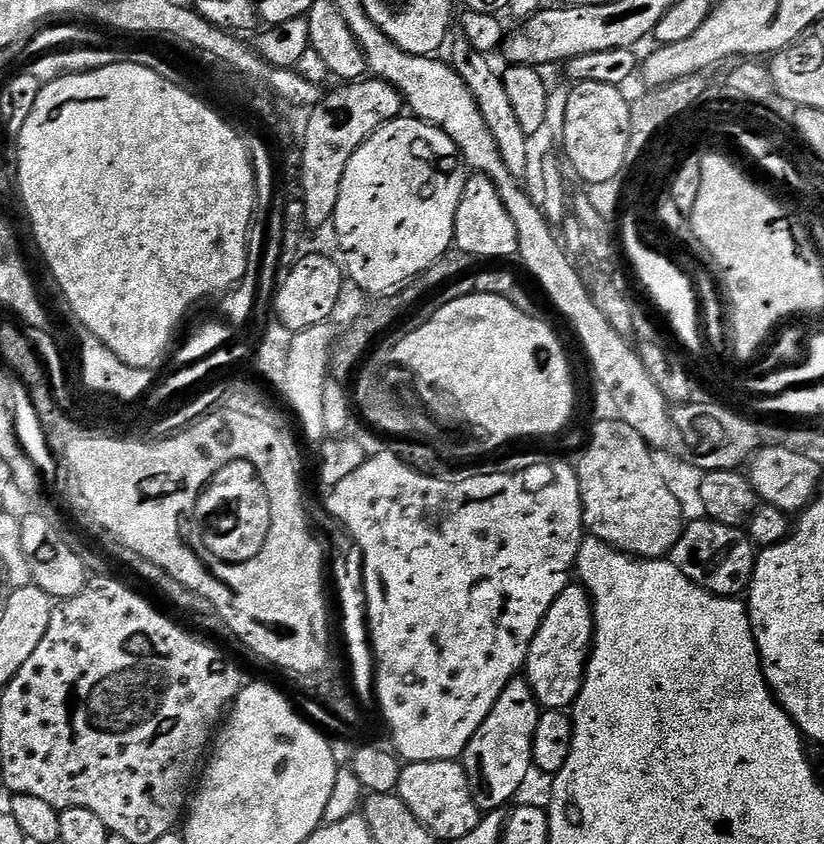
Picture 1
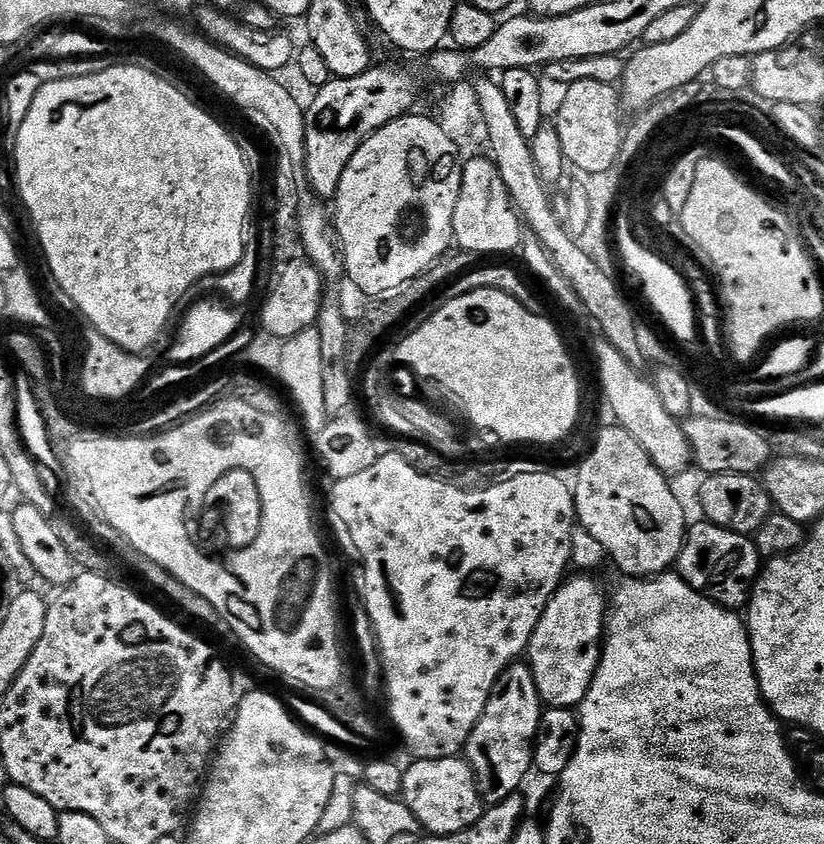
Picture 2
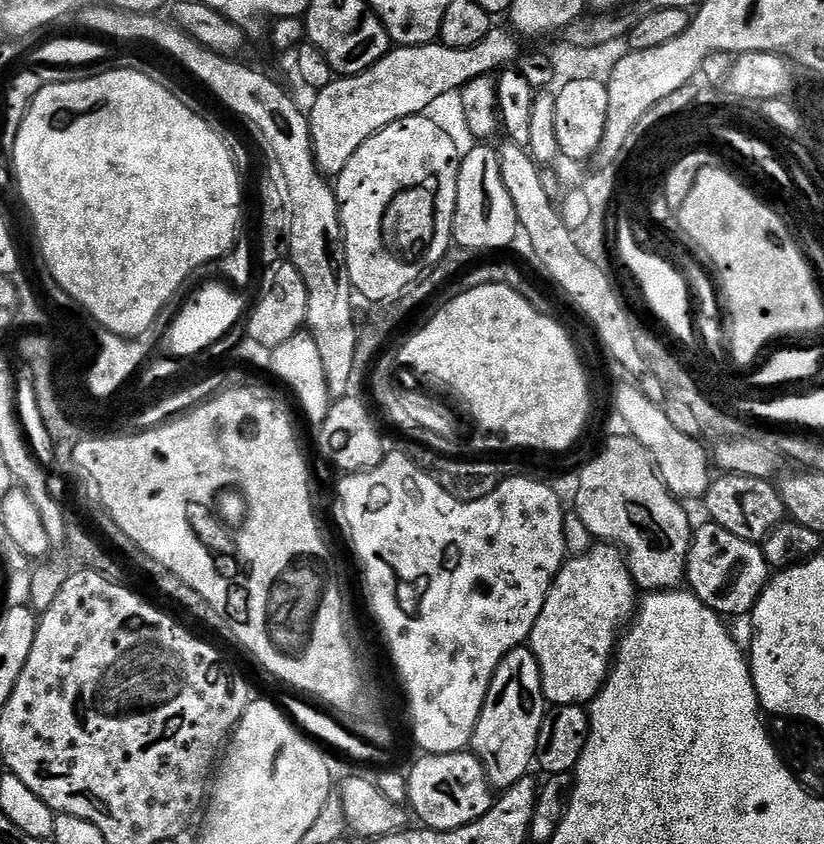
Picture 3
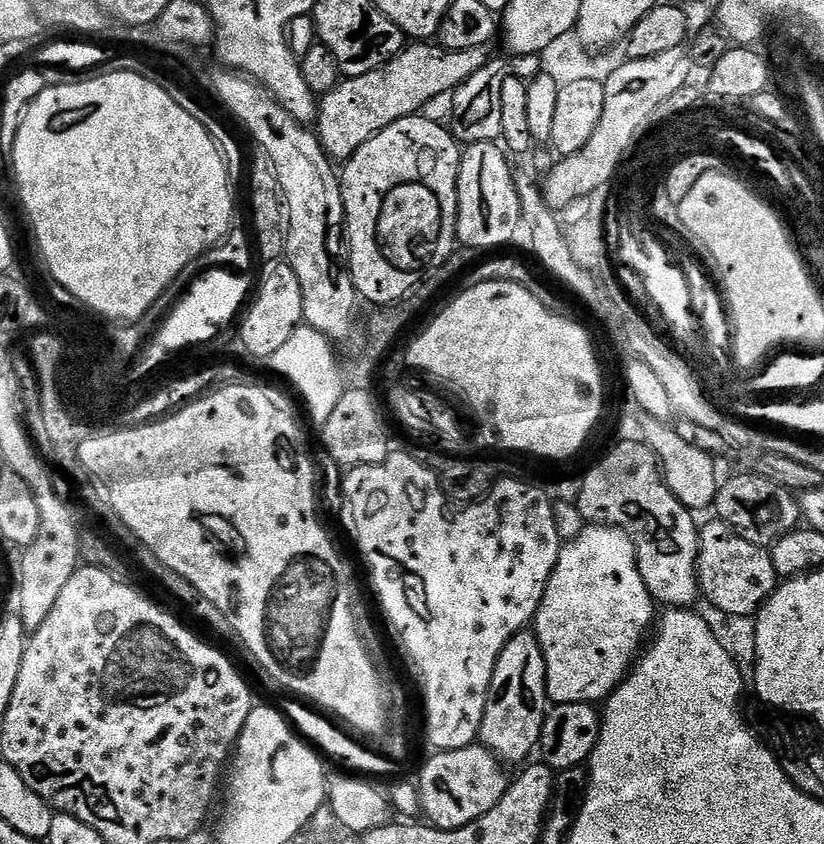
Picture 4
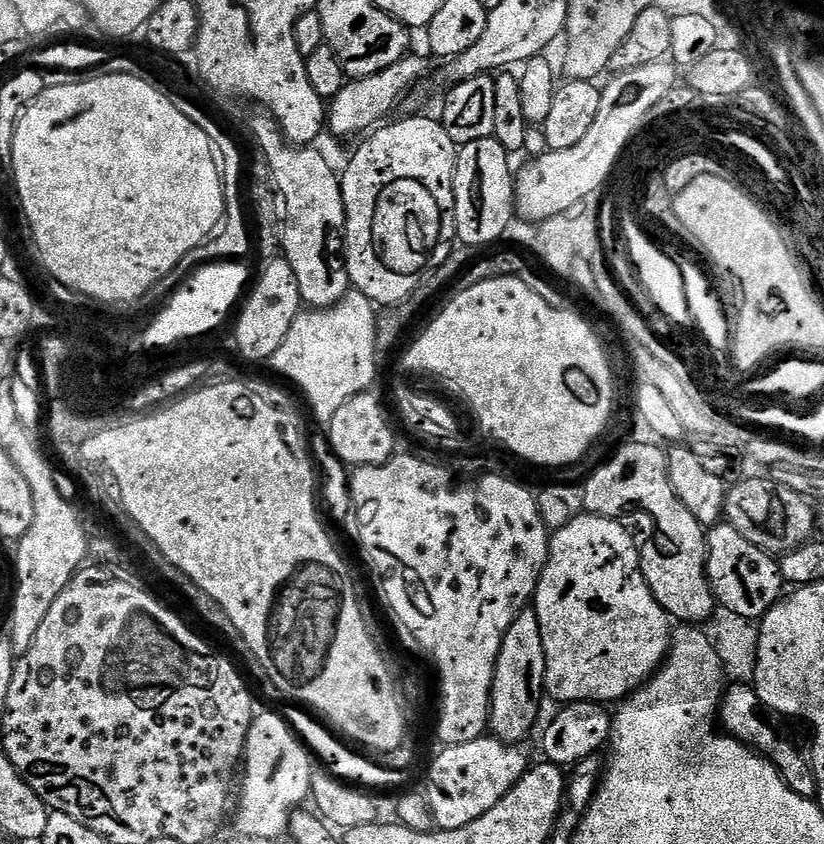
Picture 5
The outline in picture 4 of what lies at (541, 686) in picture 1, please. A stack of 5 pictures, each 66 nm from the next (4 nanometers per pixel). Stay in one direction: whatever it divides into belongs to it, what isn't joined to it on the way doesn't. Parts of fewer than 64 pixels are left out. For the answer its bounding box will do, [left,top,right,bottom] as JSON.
[534,524,657,705]

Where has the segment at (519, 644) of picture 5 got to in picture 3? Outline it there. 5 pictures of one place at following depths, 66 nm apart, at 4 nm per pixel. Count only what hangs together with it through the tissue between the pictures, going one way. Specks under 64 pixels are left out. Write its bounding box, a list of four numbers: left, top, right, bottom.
[471,646,546,790]

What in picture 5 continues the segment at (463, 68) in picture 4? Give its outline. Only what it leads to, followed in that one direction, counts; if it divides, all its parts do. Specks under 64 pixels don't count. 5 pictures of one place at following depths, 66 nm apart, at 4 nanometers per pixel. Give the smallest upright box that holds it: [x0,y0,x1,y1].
[327,54,427,136]

